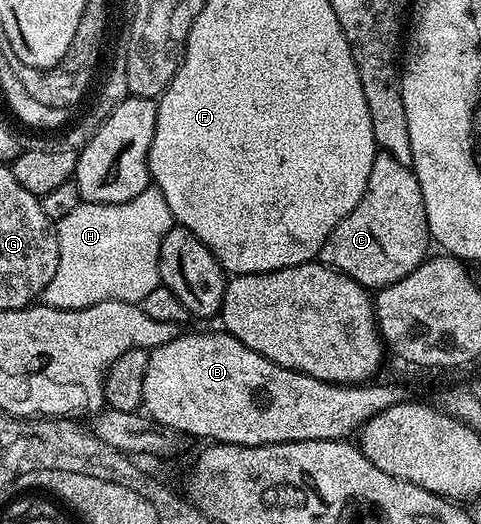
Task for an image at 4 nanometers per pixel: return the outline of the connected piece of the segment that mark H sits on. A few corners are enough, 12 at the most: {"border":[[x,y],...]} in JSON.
{"border":[[153,184],[56,223],[65,310],[141,304],[175,225]]}

